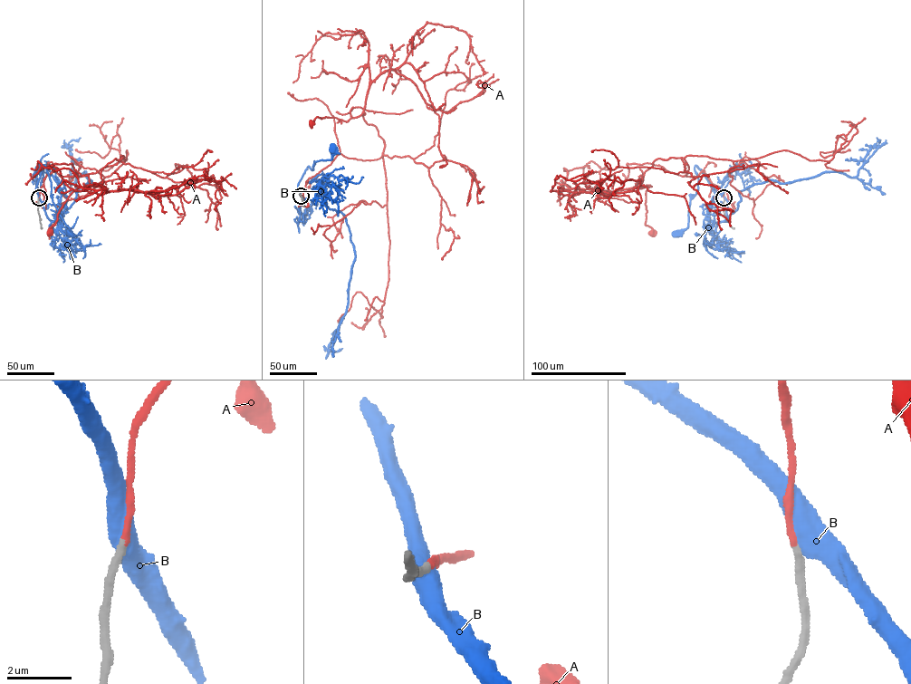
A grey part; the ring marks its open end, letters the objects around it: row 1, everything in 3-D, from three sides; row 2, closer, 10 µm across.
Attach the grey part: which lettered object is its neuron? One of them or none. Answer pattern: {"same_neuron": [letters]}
{"same_neuron": ["A"]}

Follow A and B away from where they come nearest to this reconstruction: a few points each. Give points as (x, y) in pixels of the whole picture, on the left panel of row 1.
A: (39, 197), (52, 172), (81, 176), (122, 158), (101, 169), (100, 187), (71, 193), (49, 233)
B: (38, 197), (35, 187), (45, 165), (51, 182), (52, 202), (69, 226), (69, 235)

